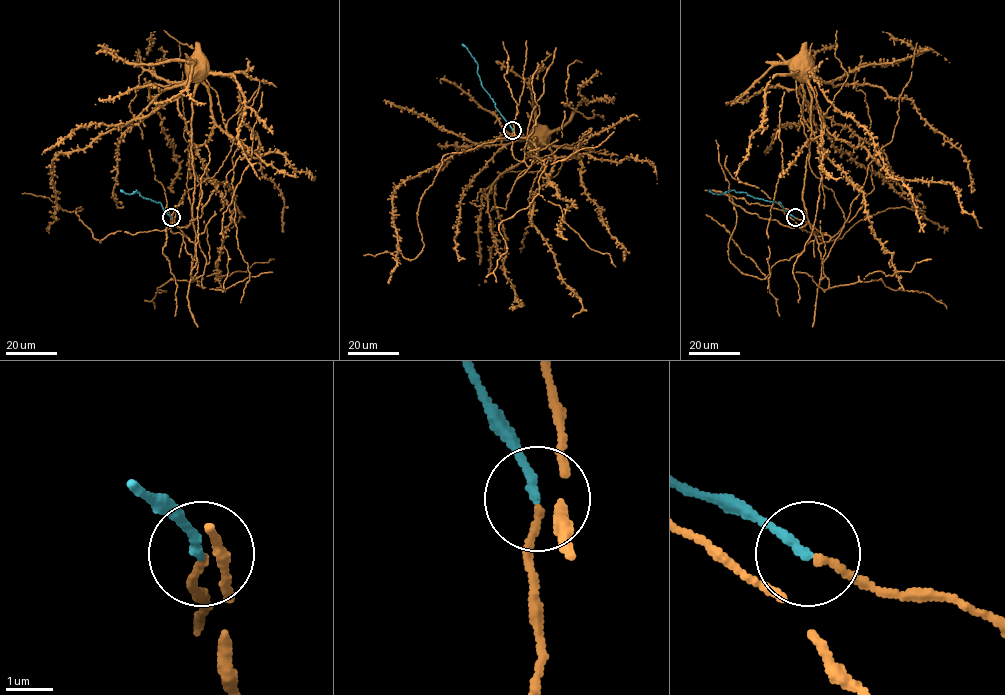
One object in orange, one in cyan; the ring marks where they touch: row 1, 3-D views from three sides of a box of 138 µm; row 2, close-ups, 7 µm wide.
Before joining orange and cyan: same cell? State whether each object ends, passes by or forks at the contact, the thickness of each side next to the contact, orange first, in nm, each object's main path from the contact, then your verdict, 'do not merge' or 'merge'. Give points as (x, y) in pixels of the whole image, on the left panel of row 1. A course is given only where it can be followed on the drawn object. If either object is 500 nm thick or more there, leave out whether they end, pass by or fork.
orange passes by | cyan ends | 100/180 nm | orange via (171, 218), (172, 232), (183, 234), (195, 243), (192, 96), (199, 74), (194, 71) | cyan via (171, 218), (160, 202), (143, 198), (136, 190), (129, 194), (120, 190) | merge

